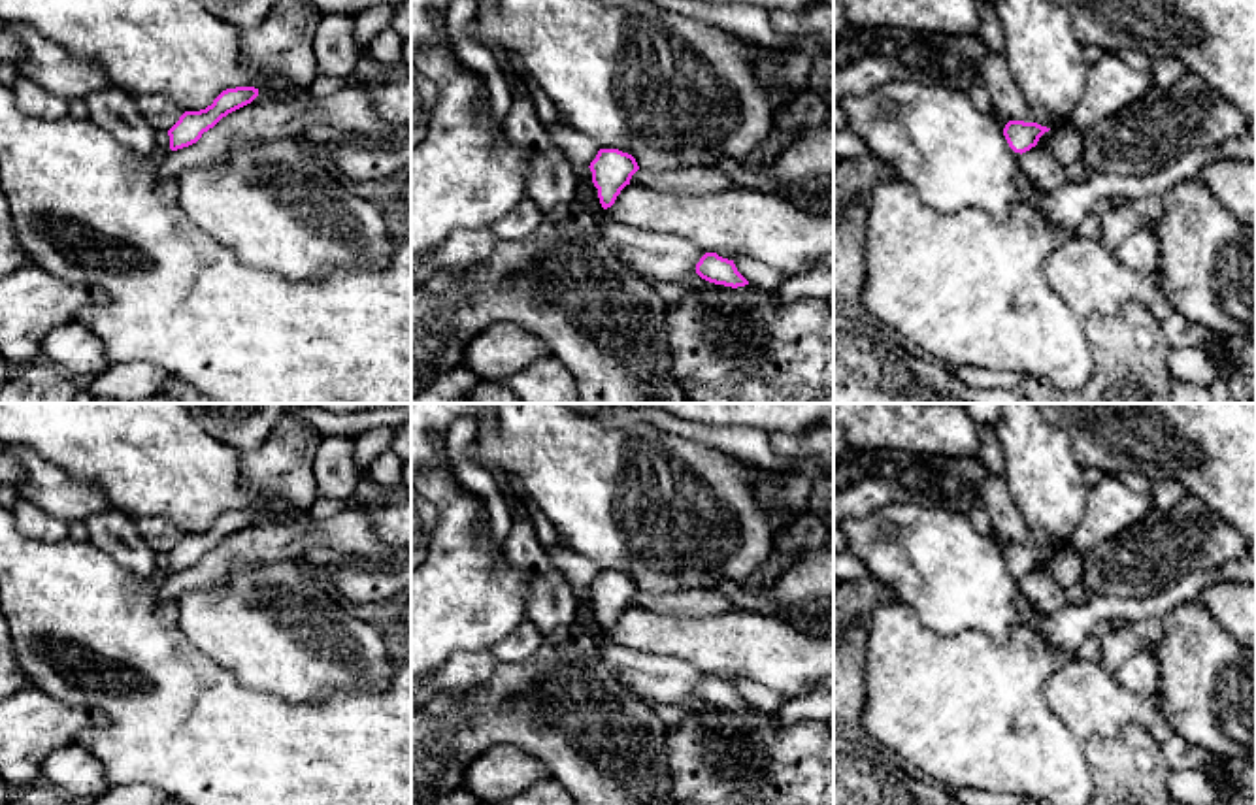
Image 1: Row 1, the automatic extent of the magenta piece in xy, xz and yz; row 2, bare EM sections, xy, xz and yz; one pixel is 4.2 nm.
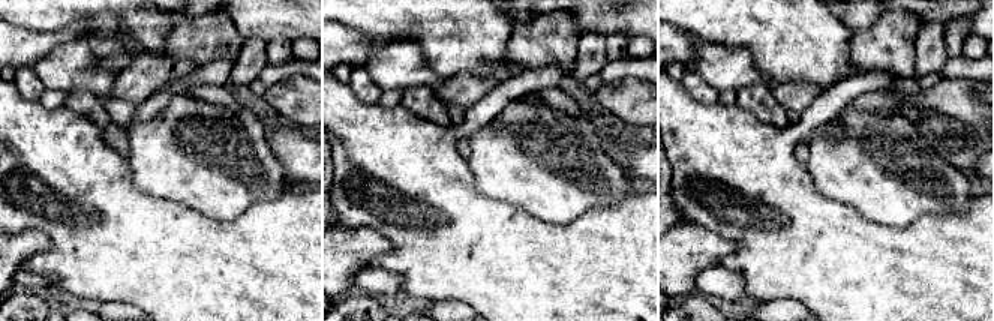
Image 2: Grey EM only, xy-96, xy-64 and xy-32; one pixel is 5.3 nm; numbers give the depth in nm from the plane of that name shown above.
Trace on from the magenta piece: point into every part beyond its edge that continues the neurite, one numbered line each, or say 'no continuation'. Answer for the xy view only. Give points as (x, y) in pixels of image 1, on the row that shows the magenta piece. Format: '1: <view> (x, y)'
1: xy (87, 210)

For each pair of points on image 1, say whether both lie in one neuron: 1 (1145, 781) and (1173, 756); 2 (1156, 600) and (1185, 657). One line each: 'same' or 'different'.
1: different
2: different

